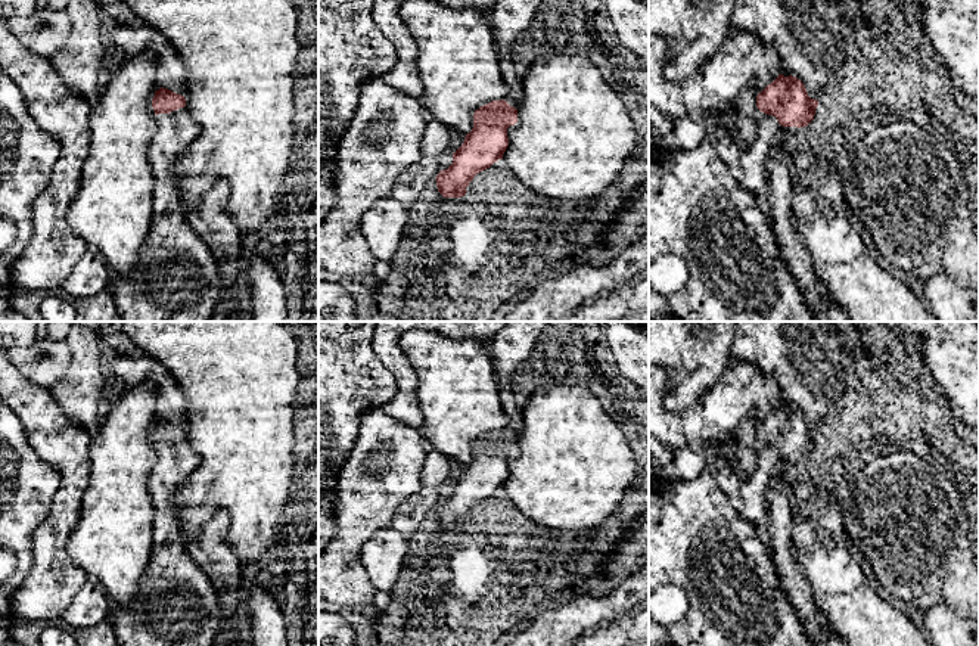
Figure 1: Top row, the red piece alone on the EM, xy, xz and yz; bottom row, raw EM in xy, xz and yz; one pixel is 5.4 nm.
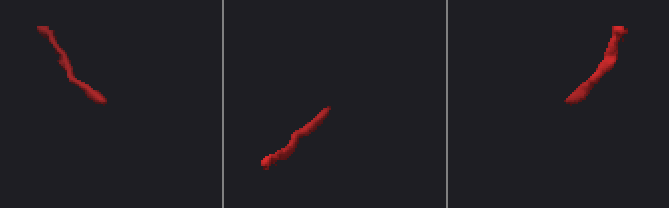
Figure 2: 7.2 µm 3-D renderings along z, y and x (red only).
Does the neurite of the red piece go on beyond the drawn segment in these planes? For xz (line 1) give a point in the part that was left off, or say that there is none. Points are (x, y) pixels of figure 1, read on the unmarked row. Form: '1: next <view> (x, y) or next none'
1: next xz (513, 429)

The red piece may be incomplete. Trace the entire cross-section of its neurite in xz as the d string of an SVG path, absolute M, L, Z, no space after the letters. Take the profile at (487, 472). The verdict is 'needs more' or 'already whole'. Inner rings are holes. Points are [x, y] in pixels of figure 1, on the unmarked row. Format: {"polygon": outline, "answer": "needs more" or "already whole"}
{"polygon": "M519 423L492 431L473 444L473 459L453 484L453 494L436 506L438 522L444 528L461 528L473 507L490 499L509 476L507 459L518 453Z", "answer": "needs more"}

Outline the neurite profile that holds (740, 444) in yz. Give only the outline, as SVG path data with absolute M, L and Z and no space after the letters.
M748 414L727 440L714 441L718 451L733 460L733 470L743 479L750 472L750 463L756 459L756 426L752 414Z

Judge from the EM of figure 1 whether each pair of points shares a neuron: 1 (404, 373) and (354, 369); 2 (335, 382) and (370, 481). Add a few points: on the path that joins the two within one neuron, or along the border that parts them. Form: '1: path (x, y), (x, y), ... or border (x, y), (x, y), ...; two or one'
1: border (370, 342), (397, 387), (384, 406); two
2: border (372, 409), (361, 416), (357, 440), (336, 469); two

